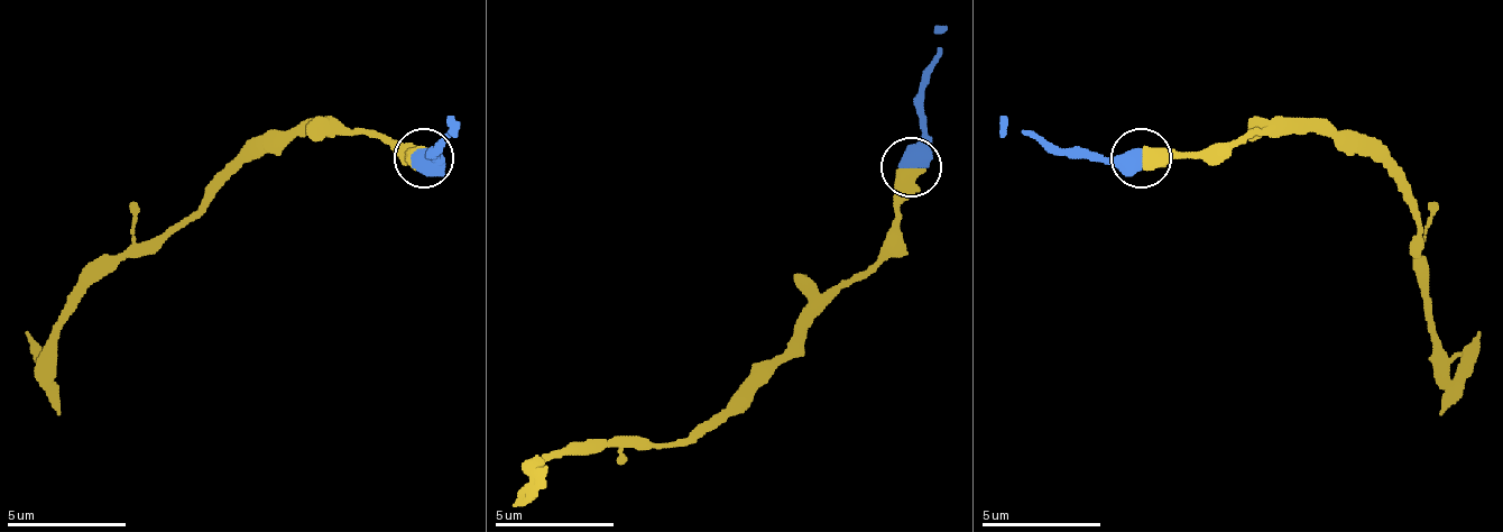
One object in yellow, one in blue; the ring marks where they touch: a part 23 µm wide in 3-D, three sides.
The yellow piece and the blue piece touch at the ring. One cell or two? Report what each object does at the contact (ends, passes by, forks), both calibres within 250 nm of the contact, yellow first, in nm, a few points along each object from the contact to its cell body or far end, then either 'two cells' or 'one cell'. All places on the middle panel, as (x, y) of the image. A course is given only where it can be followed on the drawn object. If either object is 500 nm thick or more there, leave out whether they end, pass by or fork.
700/800 nm | yellow via (912, 168), (894, 240), (763, 372), (673, 443), (619, 443), (571, 450), (542, 468), (547, 468) | blue via (912, 168), (924, 73), (942, 25) | one cell

